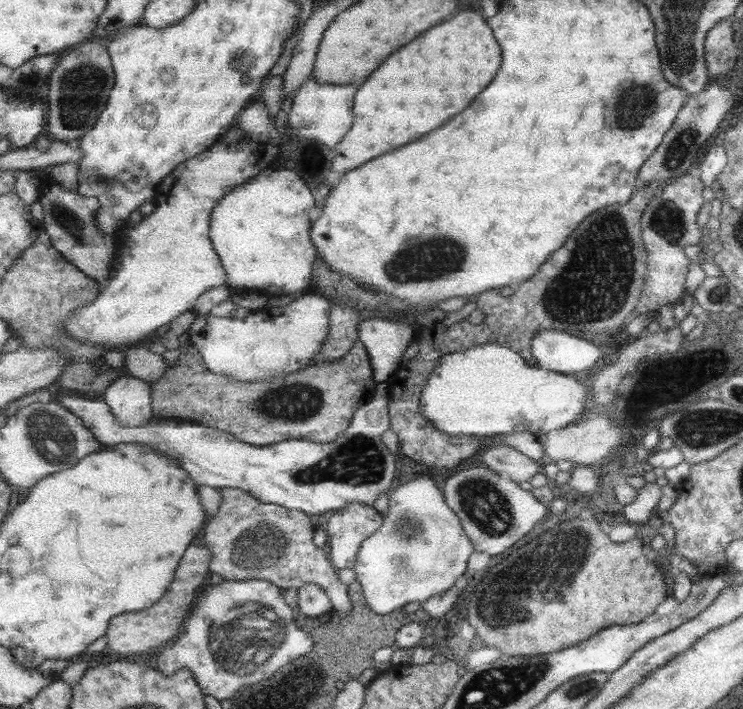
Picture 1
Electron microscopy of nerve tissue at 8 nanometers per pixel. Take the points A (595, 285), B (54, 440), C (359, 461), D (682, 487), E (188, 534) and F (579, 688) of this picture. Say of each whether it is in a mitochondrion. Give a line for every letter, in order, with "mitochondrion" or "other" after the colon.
A: mitochondrion
B: mitochondrion
C: mitochondrion
D: other
E: other
F: mitochondrion

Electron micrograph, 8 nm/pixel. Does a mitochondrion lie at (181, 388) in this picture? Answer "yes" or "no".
yes

